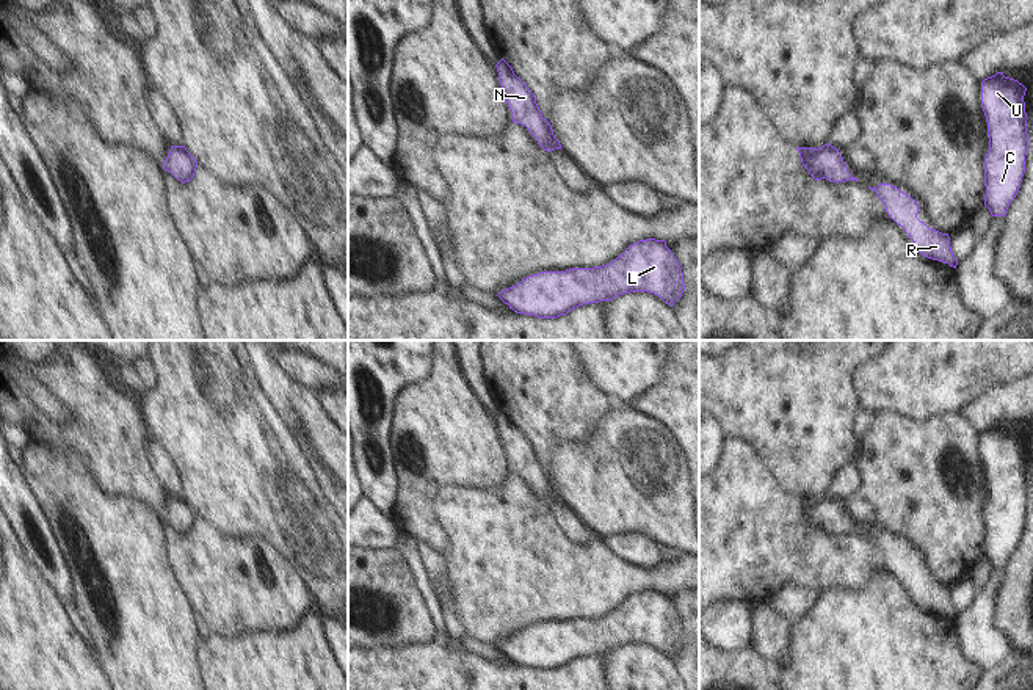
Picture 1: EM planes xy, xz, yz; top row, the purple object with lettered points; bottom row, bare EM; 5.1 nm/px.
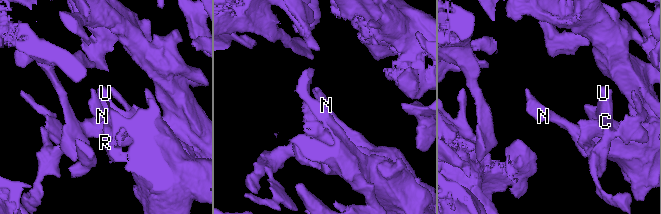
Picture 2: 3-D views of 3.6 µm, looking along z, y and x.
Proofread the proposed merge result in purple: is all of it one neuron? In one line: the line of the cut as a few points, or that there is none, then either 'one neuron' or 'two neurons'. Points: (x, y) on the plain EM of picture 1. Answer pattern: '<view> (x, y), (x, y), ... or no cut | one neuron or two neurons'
no cut | one neuron

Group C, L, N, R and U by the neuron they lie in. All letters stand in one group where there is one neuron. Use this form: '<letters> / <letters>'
C L N R U

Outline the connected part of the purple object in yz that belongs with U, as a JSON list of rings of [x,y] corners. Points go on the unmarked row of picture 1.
[[[997,423],[981,433],[981,458],[988,474],[989,500],[984,508],[984,557],[992,568],[1005,568],[1016,549],[1028,503],[1027,439]]]

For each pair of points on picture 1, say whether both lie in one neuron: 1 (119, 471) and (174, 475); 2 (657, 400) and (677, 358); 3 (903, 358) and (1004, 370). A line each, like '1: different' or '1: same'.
1: different
2: same
3: same

